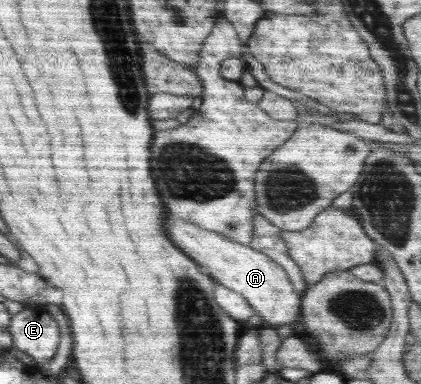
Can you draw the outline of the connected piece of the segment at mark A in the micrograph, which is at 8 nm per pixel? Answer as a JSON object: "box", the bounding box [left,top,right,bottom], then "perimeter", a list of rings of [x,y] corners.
{"box":[165,215,300,328],"perimeter":[[[167,215],[165,229],[170,240],[183,253],[209,269],[210,276],[217,283],[239,292],[262,319],[262,327],[278,328],[292,325],[300,315],[300,295],[295,291],[288,273],[277,262],[263,252],[249,245],[231,241],[214,231],[205,231],[194,223]]]}

